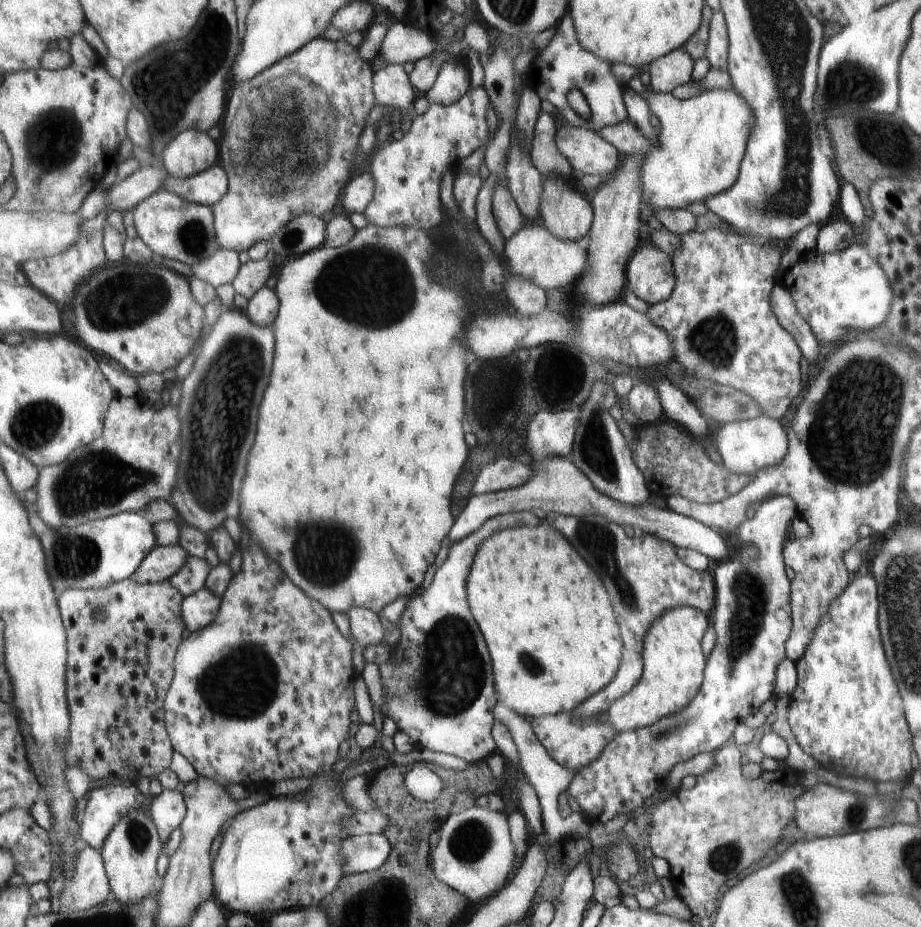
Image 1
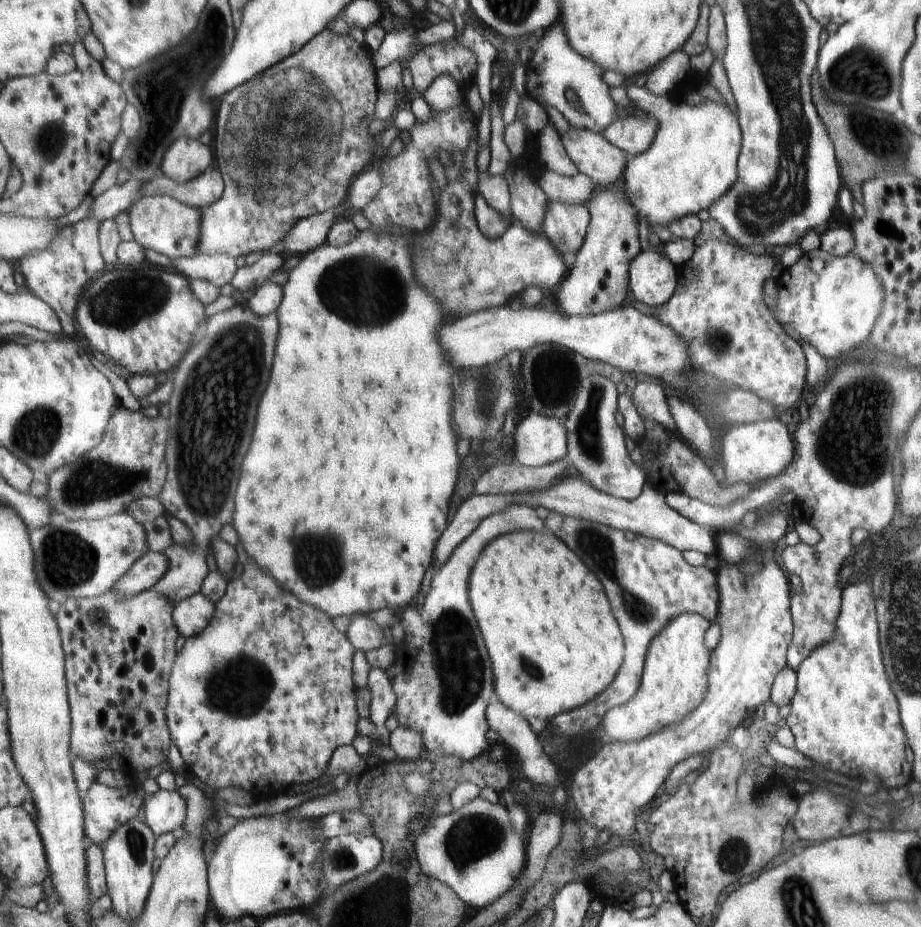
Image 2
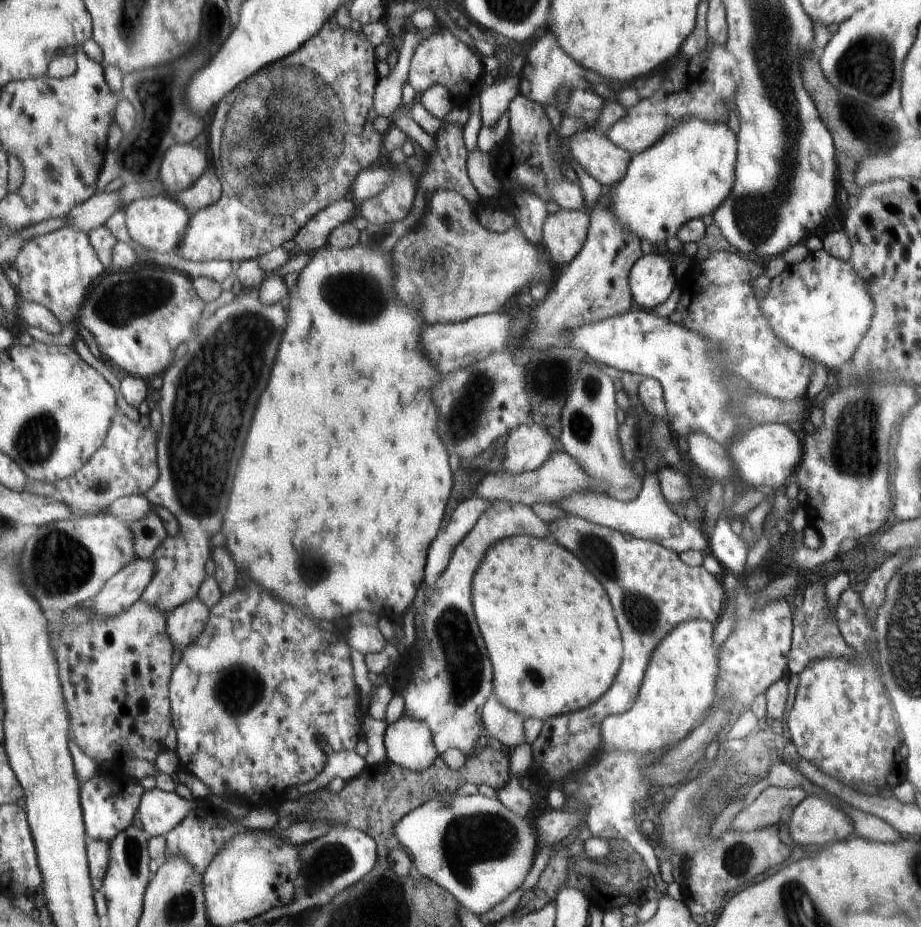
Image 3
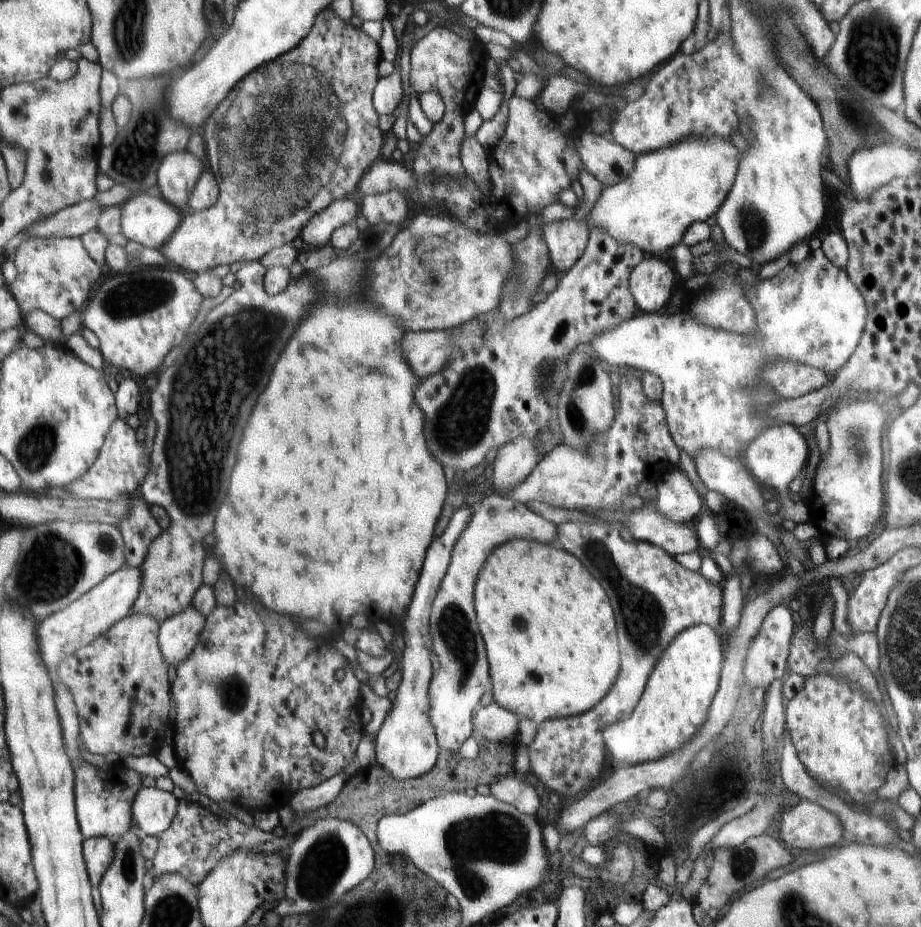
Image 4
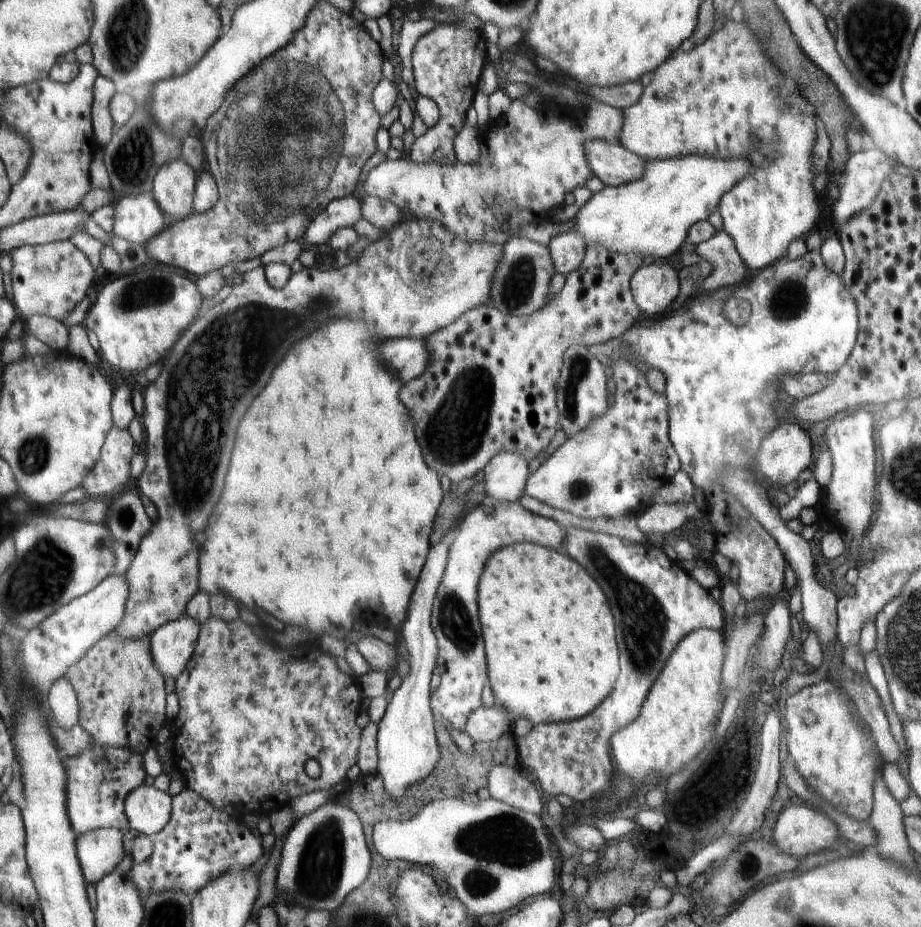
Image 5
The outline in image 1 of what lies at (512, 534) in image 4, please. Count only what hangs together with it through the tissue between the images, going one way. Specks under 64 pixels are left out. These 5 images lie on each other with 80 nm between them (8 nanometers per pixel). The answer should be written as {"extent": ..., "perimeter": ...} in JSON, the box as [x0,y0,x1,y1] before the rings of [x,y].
{"extent":[378,511,538,765],"perimeter":[[[519,511],[517,514],[518,520],[510,516],[510,513],[490,518],[476,533],[450,546],[448,556],[439,563],[432,584],[424,592],[411,597],[406,610],[395,623],[400,630],[400,641],[390,647],[390,658],[384,664],[378,665],[381,681],[387,692],[382,712],[396,722],[399,730],[413,740],[417,749],[428,748],[442,754],[452,754],[469,765],[487,760],[497,752],[490,730],[495,723],[492,709],[498,700],[493,664],[490,662],[483,635],[468,608],[466,582],[480,544],[486,538],[500,533],[502,524],[504,528],[514,527],[514,524],[524,524],[526,527],[538,524],[532,511]]]}

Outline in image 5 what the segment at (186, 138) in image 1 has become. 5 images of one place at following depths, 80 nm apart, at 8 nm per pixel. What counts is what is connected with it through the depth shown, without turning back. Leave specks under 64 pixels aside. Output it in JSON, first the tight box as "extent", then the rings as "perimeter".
{"extent":[152,158,198,221],"perimeter":[[[182,158],[162,165],[155,174],[152,198],[156,198],[169,221],[194,214],[194,192],[198,172]]]}

